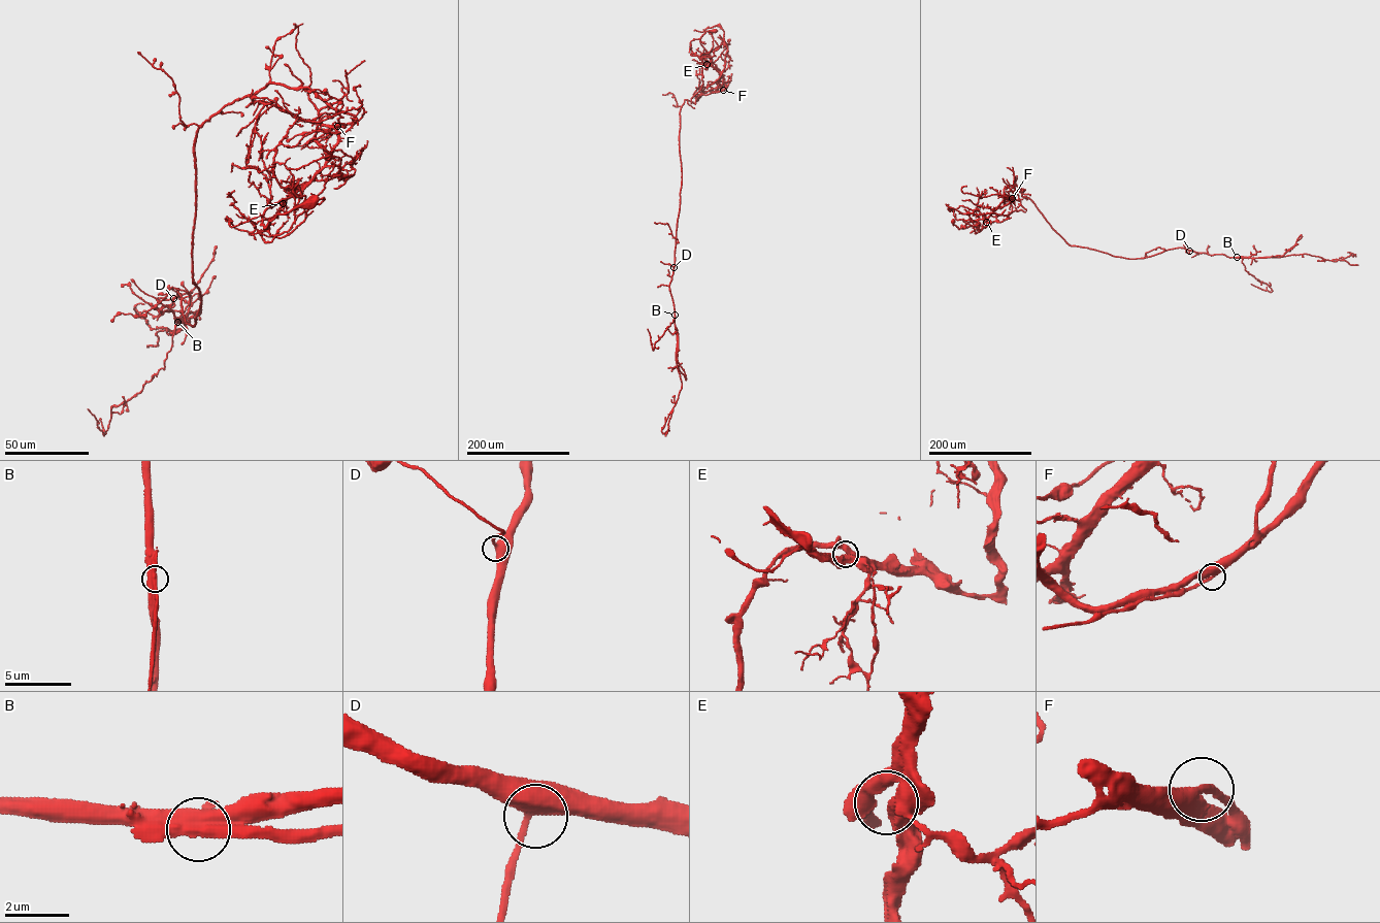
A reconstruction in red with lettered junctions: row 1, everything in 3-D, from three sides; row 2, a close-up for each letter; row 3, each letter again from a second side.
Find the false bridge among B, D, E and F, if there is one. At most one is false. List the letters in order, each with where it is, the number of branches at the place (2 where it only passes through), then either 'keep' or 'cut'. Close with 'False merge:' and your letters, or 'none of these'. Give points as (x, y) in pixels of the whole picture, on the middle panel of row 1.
B: (675, 315) | 2 | cut
D: (674, 267) | 2 | keep
E: (707, 64) | 2 | keep
F: (723, 90) | 2 | keep
False merge: B

